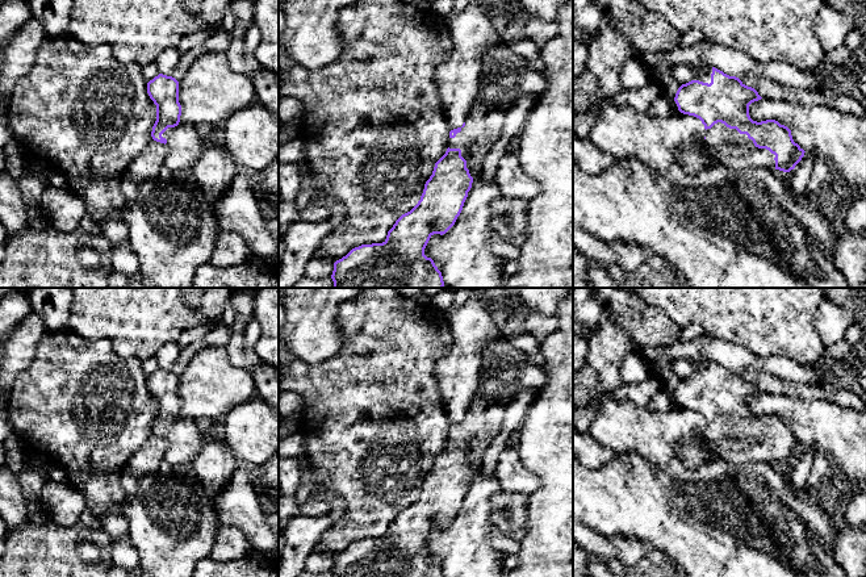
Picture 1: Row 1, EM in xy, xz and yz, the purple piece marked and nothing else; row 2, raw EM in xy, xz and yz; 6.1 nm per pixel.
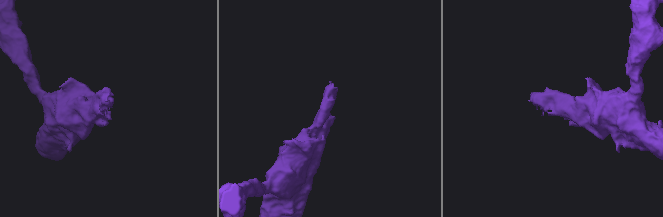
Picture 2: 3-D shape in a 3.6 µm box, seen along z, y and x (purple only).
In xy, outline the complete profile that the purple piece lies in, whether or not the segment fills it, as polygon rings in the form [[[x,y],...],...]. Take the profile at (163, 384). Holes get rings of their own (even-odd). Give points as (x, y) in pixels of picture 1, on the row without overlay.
[[[159,368],[147,377],[147,388],[156,400],[151,431],[168,442],[163,461],[172,465],[192,463],[208,436],[201,434],[194,421],[179,418],[181,410],[179,376]]]

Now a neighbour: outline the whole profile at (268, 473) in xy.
[[[279,452],[255,471],[260,478],[263,492],[279,503]]]

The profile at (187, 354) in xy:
[[[196,340],[191,343],[189,346],[181,348],[180,355],[175,365],[172,367],[172,372],[175,372],[177,376],[180,376],[184,369],[188,367],[188,364],[192,361],[192,359],[205,347],[204,340]]]

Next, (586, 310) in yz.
[[[573,288],[573,319],[587,329],[587,339],[591,339],[599,330],[603,313],[595,296],[594,288]]]

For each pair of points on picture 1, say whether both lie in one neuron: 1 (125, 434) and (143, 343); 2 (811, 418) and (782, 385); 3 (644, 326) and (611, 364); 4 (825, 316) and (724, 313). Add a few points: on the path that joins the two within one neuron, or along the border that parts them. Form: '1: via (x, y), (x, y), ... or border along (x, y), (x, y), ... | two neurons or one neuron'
1: border along (112, 345), (121, 356), (137, 358), (141, 362) | two neurons
2: border along (764, 392), (819, 398) | two neurons
3: via (634, 330), (613, 354) | one neuron
4: border along (821, 301), (814, 316), (814, 326), (824, 345) | two neurons

